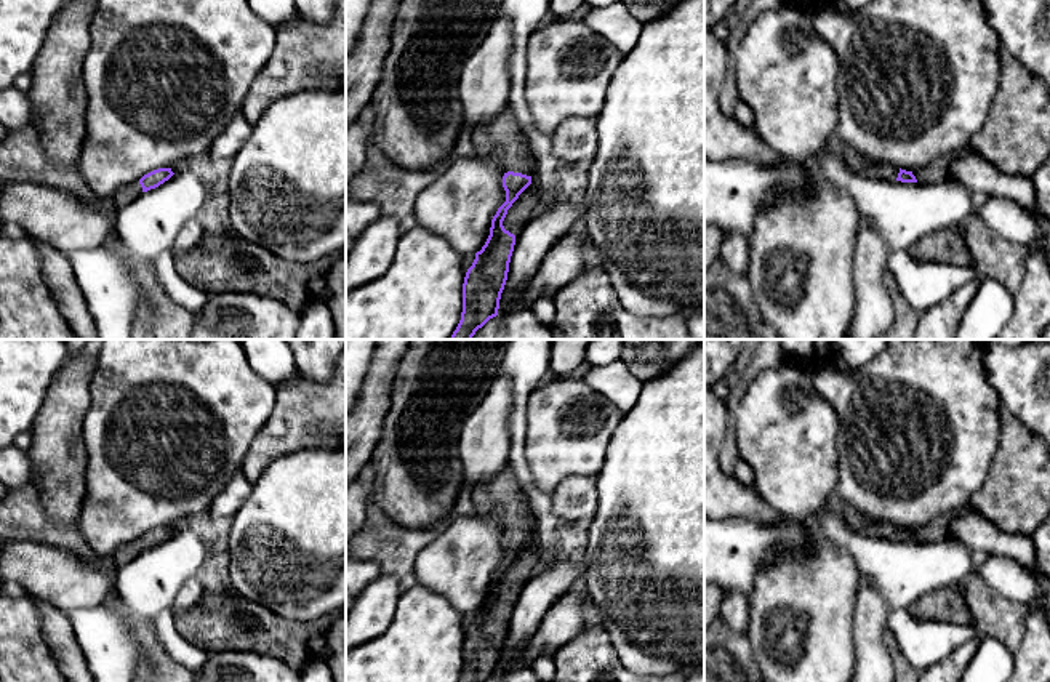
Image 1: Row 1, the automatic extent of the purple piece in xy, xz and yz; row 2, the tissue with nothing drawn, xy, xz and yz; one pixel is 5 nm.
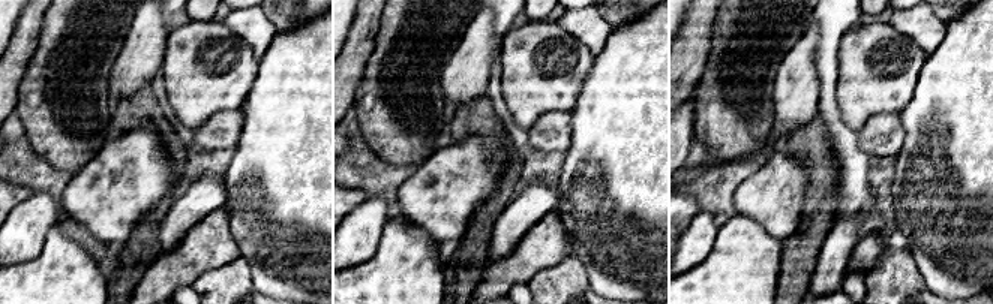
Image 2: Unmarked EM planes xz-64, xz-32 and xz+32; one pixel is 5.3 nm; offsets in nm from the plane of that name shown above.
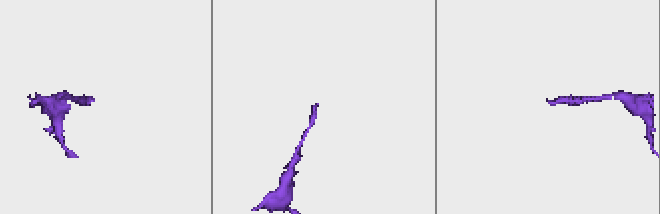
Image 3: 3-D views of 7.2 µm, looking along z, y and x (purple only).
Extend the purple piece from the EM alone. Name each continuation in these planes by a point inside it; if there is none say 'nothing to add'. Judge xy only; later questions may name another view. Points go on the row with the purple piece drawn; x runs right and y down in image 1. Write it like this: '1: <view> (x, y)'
1: xy (125, 196)

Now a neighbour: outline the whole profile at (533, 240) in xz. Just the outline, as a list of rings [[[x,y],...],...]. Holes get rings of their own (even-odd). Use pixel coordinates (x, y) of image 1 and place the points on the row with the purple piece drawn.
[[[557,199],[543,215],[531,218],[515,235],[507,280],[499,309],[517,301],[552,245],[583,221],[584,208],[567,199]]]

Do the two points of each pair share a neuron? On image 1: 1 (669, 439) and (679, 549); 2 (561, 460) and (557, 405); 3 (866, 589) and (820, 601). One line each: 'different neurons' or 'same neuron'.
1: same neuron
2: same neuron
3: different neurons

